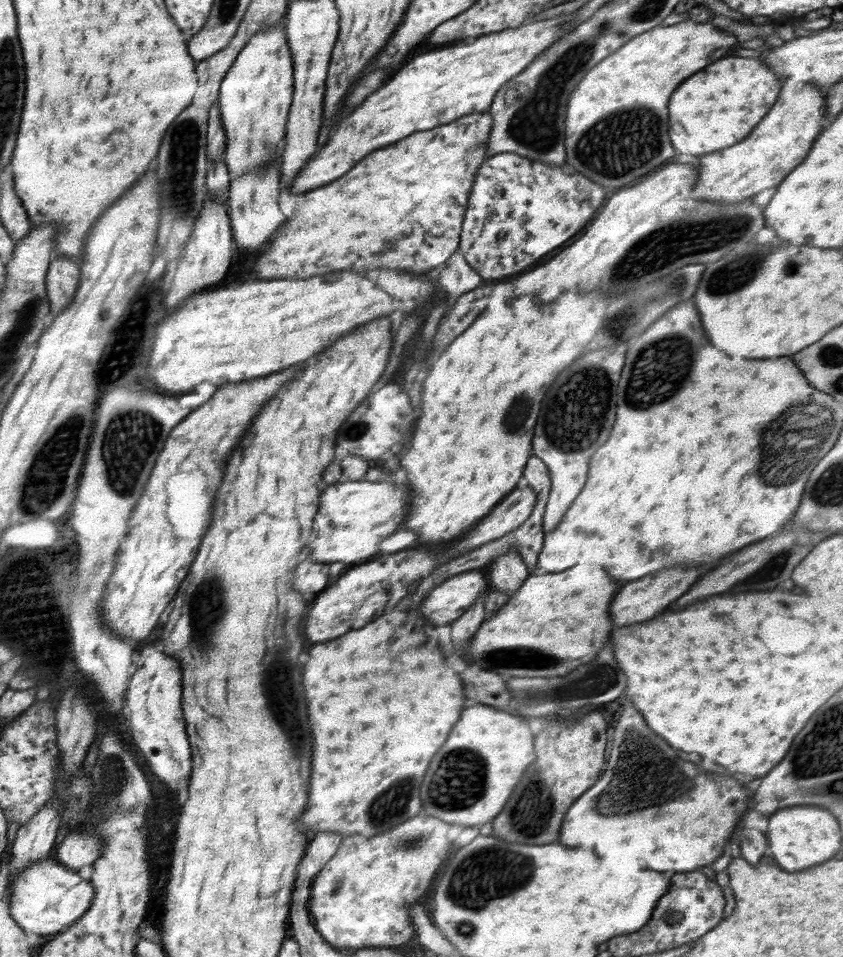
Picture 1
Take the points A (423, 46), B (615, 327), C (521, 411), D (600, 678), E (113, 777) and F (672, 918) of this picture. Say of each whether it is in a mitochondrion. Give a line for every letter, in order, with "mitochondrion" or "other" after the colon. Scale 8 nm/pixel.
A: other
B: mitochondrion
C: mitochondrion
D: mitochondrion
E: mitochondrion
F: mitochondrion

